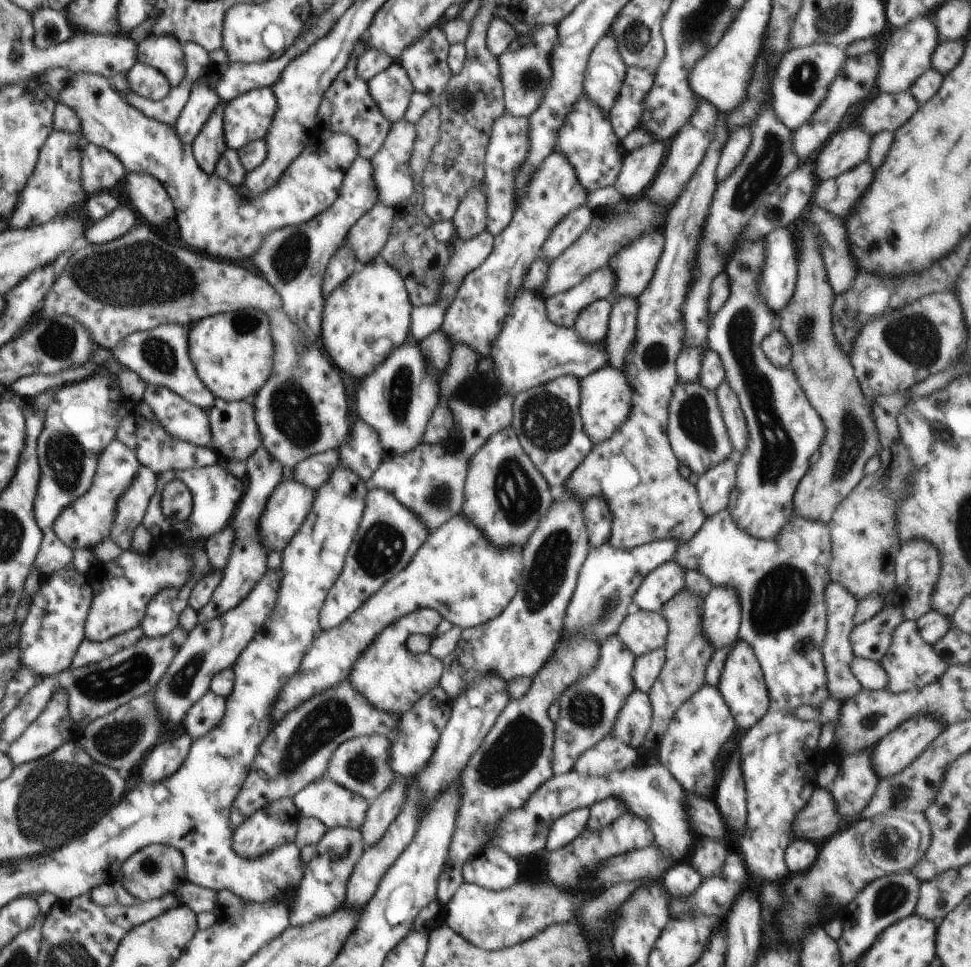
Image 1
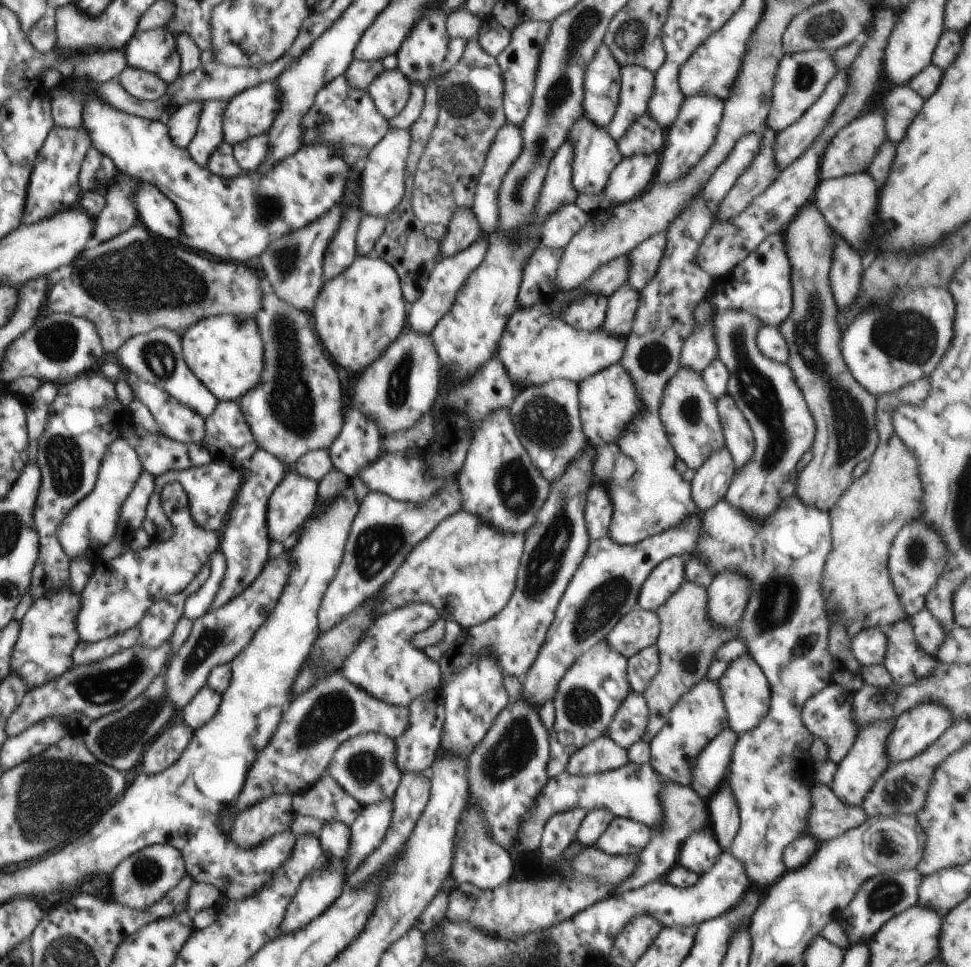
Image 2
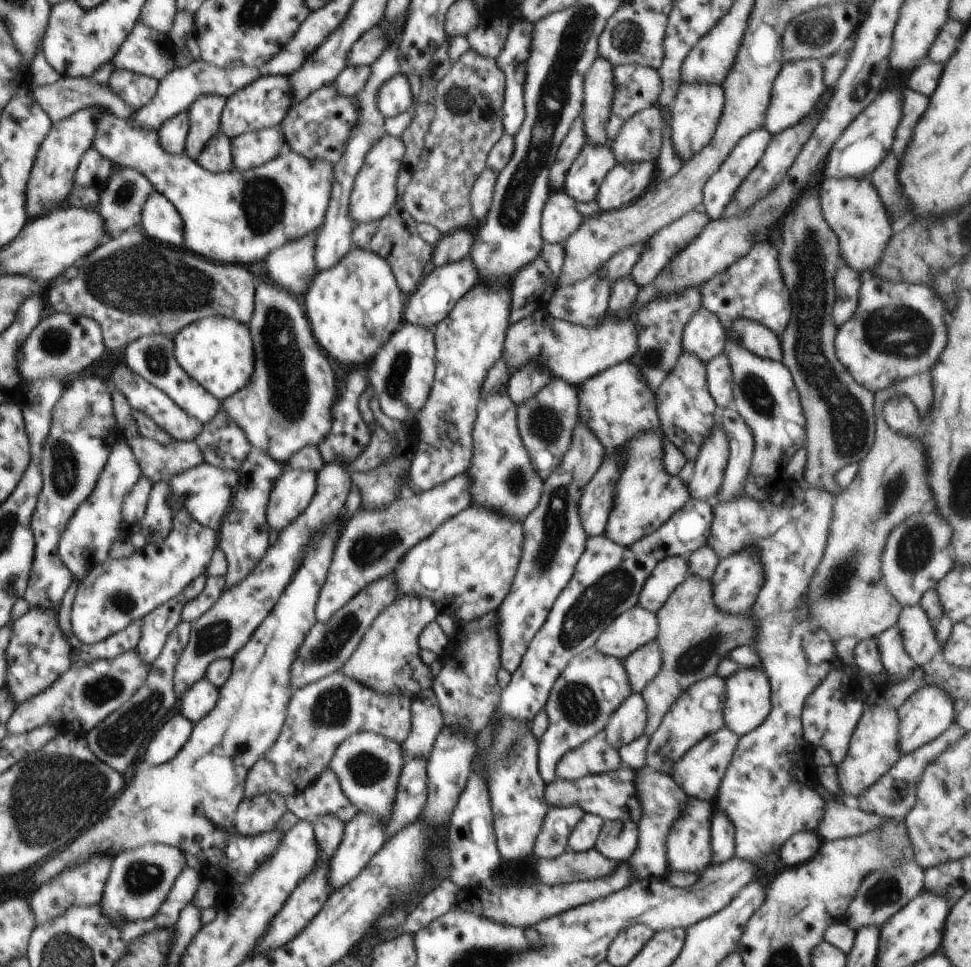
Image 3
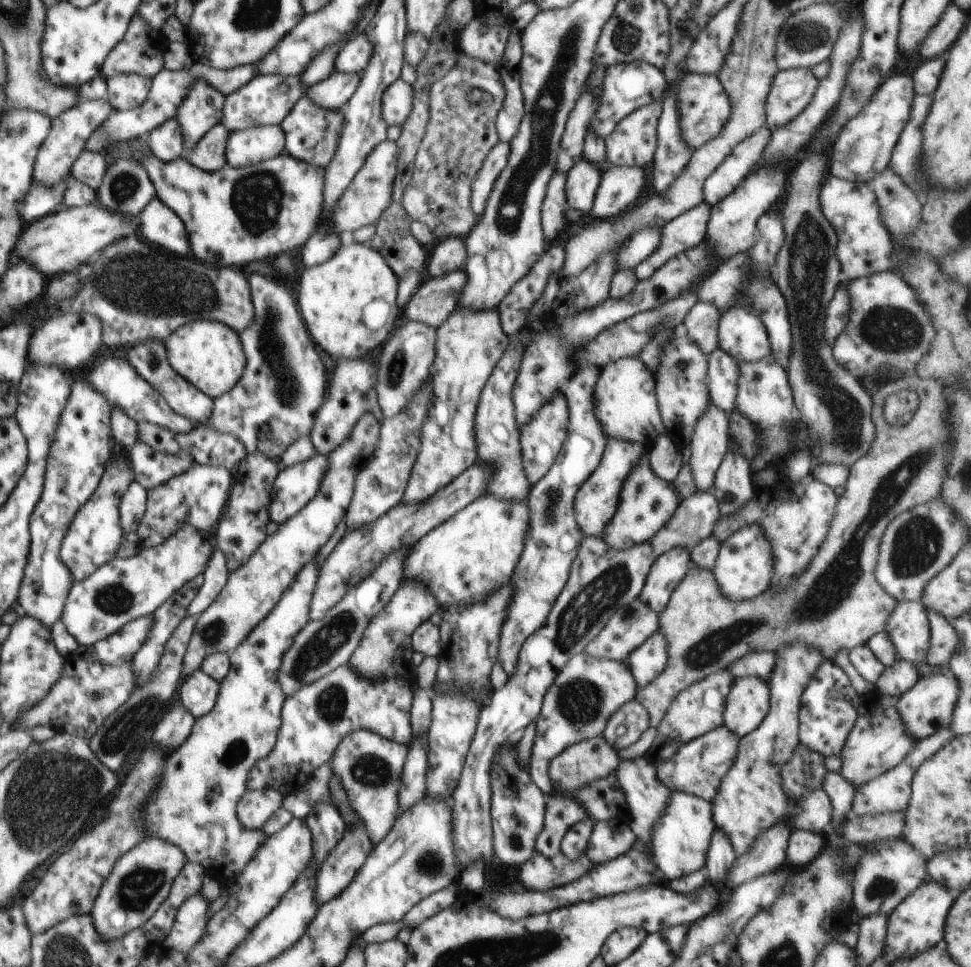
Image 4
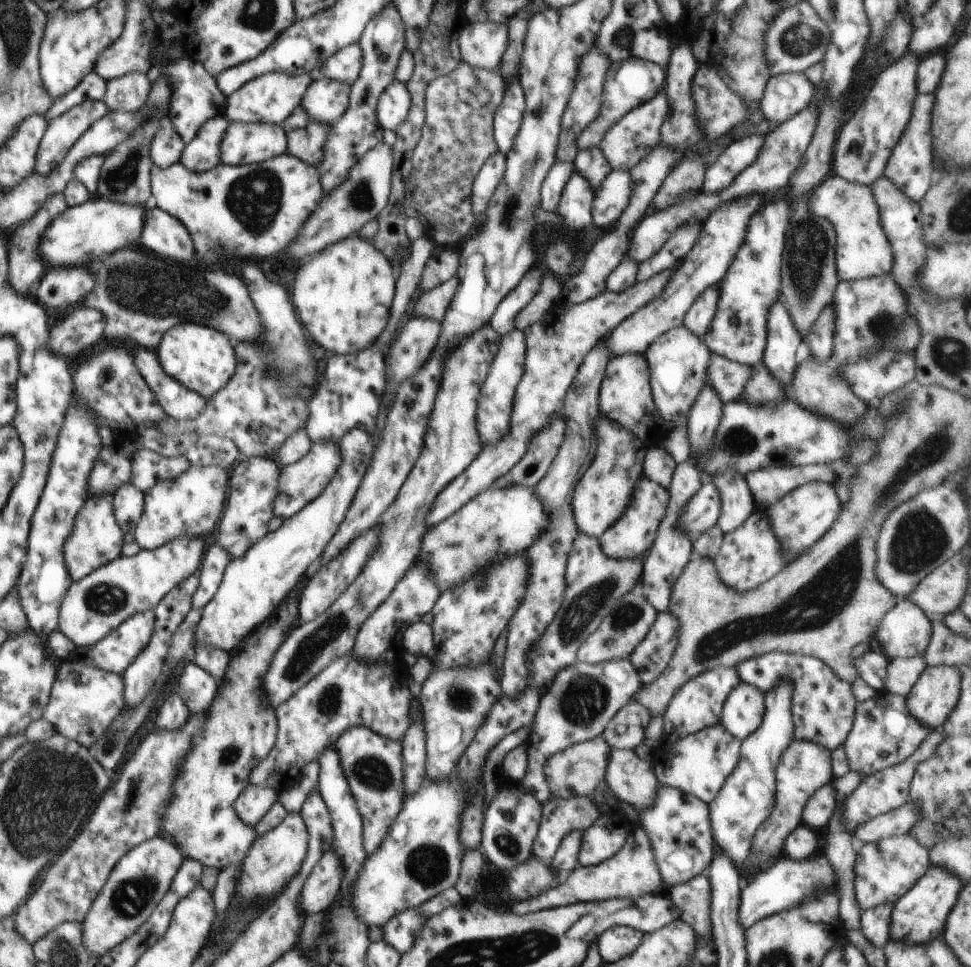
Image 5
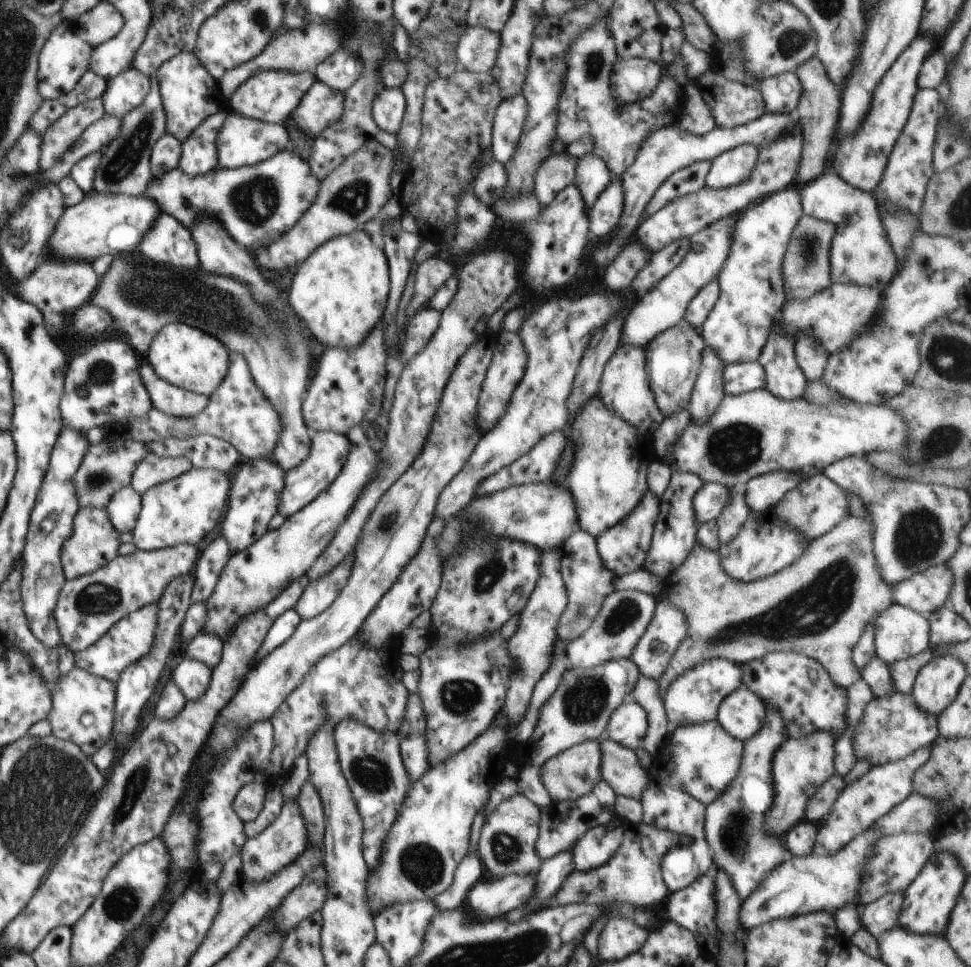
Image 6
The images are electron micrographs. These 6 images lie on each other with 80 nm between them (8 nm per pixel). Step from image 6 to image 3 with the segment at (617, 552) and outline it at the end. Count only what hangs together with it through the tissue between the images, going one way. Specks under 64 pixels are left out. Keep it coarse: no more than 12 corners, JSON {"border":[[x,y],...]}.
{"border":[[664,434],[626,452],[605,534],[631,547],[691,498],[664,472]]}

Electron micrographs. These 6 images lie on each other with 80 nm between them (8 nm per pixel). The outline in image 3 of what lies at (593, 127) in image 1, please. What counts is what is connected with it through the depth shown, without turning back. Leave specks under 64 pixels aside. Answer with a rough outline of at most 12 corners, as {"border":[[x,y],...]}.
{"border":[[586,140],[569,168],[565,193],[594,200],[616,163],[613,143]]}

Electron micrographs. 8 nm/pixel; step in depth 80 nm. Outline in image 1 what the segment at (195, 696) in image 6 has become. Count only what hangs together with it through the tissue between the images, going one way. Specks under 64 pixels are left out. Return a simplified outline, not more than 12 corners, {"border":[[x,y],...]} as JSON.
{"border":[[209,690],[183,718],[199,739],[222,722],[225,698]]}

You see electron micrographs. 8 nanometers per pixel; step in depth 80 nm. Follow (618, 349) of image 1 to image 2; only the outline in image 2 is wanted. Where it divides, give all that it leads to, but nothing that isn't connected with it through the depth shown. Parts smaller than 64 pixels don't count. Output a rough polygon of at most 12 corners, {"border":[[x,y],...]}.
{"border":[[628,282],[609,296],[603,330],[627,338],[639,292]]}

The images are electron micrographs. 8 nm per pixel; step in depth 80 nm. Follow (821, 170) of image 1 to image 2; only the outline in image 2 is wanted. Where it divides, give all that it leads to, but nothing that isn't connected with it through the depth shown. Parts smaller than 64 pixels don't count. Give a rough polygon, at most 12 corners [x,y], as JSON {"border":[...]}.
{"border":[[881,107],[841,128],[820,162],[822,178],[864,170],[887,138]]}

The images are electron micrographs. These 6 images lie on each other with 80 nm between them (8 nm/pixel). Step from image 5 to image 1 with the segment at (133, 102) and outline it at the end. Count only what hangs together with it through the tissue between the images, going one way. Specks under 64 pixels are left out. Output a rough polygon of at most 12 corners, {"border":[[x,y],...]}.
{"border":[[136,62],[127,72],[132,92],[153,101],[172,88],[162,71]]}

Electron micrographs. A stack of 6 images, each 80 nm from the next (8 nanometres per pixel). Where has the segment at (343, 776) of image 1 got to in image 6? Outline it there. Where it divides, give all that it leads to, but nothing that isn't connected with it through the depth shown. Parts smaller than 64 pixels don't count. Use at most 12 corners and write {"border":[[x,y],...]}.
{"border":[[336,726],[342,772],[378,866],[411,782],[396,734]]}

